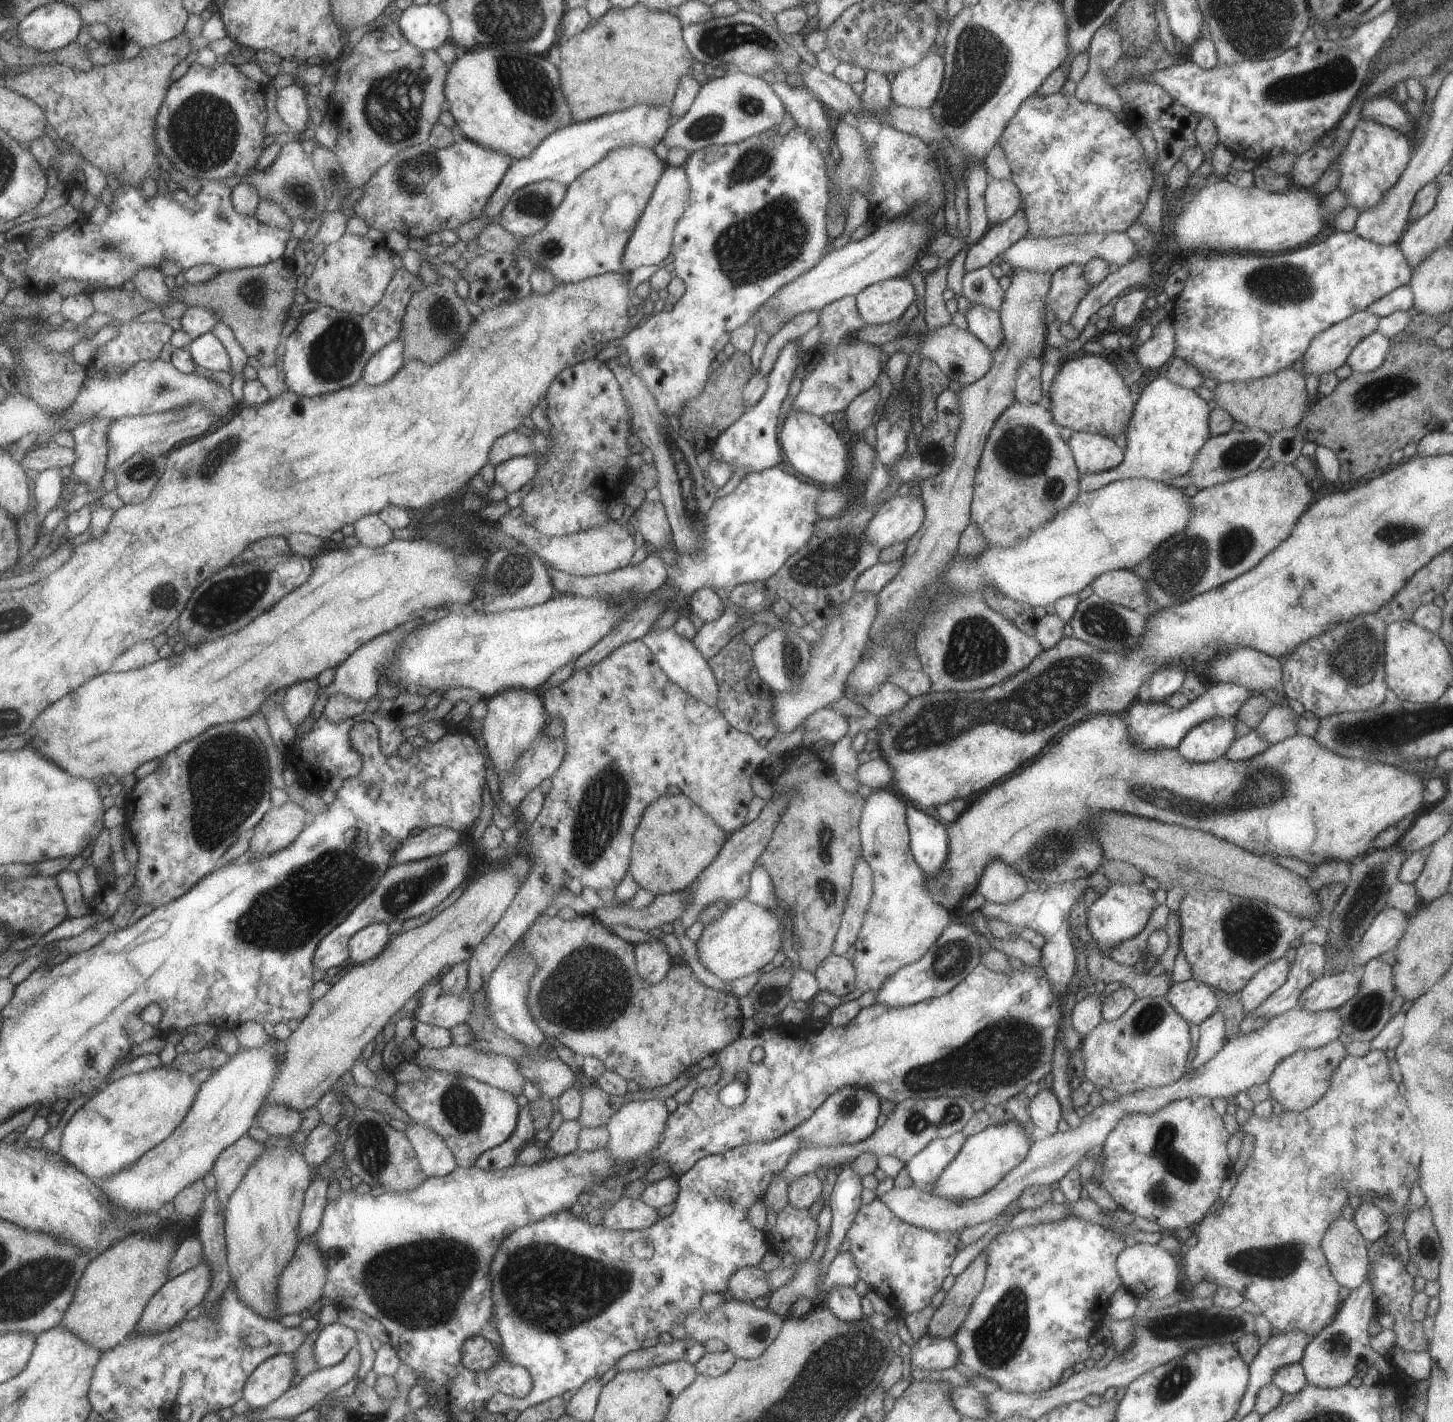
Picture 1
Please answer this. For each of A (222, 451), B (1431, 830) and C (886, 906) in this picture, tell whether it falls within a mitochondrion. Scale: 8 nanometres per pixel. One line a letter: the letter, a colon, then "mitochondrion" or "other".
A: mitochondrion
B: other
C: other

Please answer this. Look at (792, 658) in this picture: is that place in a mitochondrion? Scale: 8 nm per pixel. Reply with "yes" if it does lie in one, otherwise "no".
yes

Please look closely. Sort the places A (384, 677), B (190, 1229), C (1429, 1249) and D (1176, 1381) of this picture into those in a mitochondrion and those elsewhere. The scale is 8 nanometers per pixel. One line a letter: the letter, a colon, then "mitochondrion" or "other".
A: other
B: other
C: other
D: mitochondrion

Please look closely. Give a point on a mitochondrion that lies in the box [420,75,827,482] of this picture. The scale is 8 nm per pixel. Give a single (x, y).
(747, 252)

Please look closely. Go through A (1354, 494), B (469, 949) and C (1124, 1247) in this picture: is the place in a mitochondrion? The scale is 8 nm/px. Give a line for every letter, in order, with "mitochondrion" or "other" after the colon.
A: other
B: other
C: other

